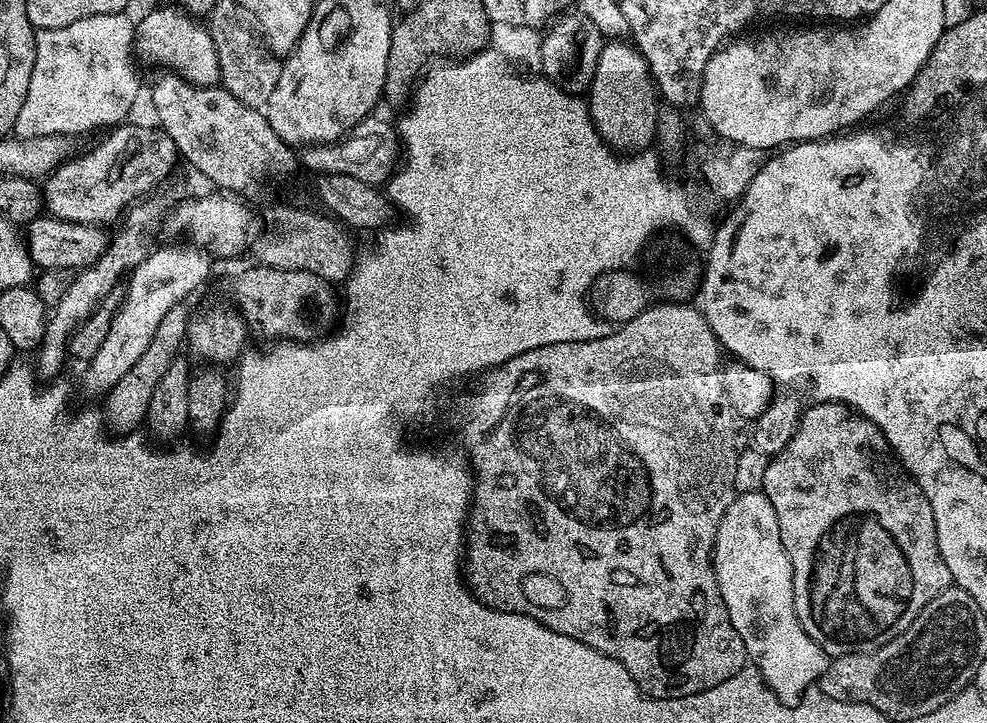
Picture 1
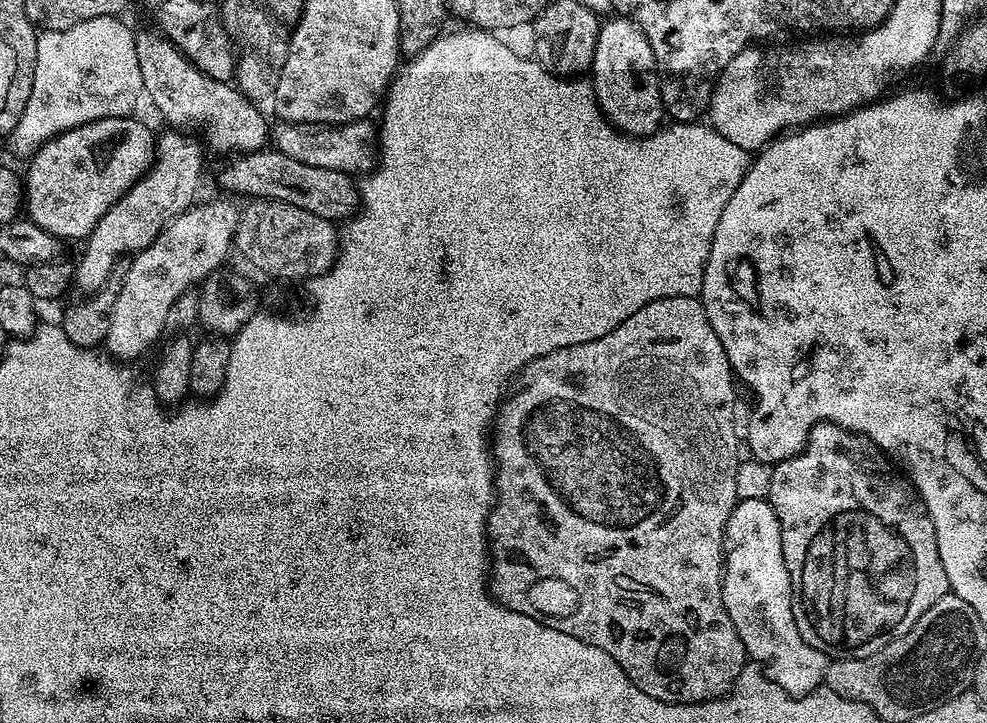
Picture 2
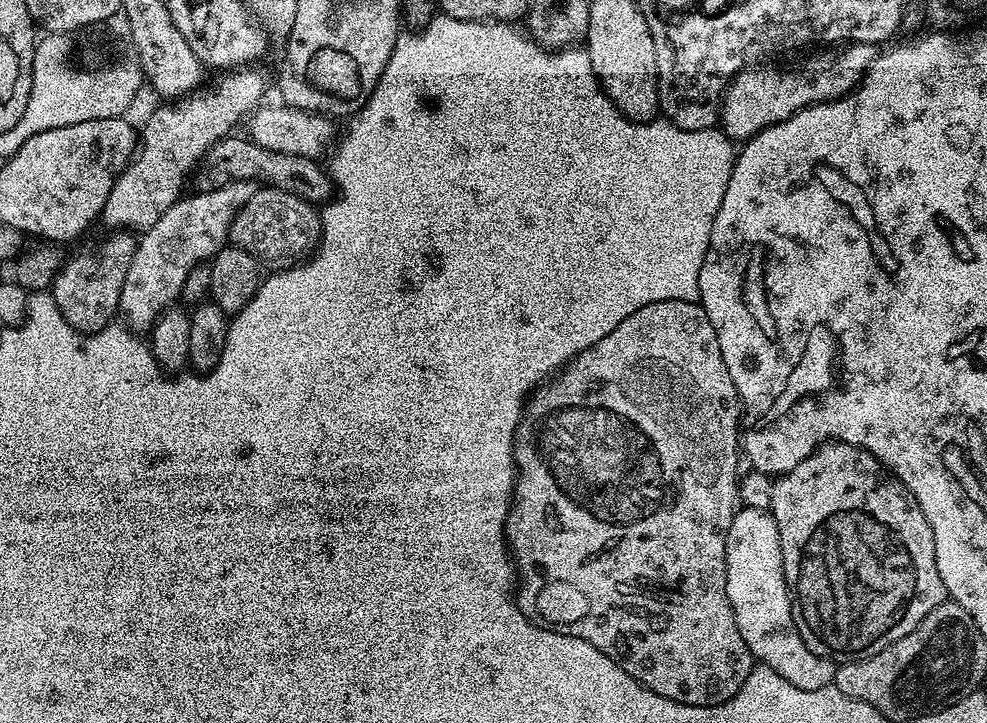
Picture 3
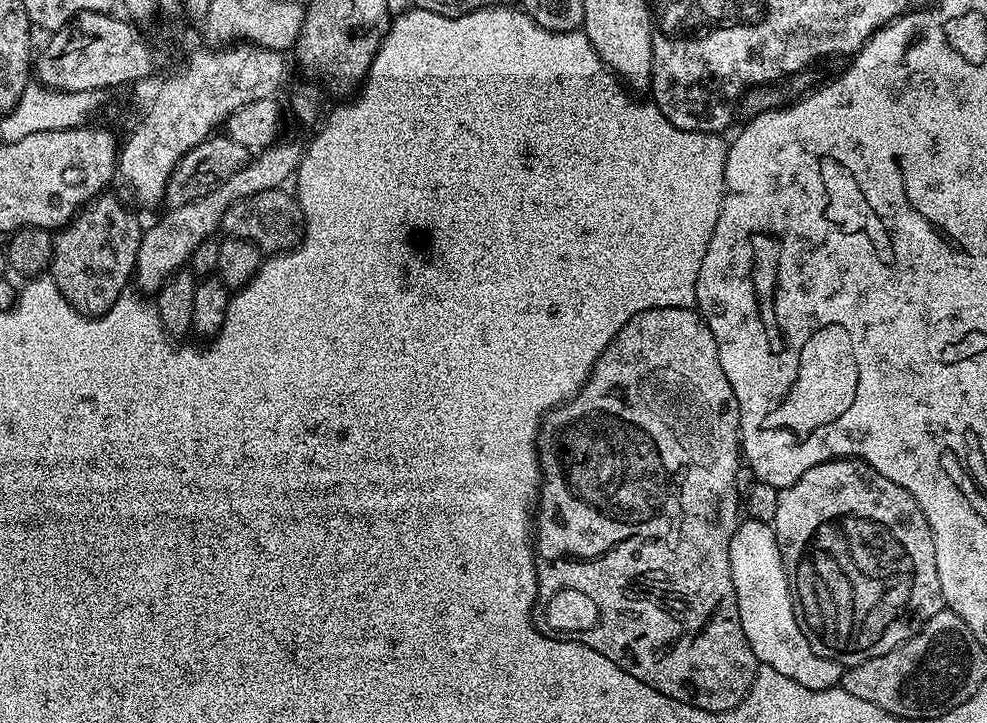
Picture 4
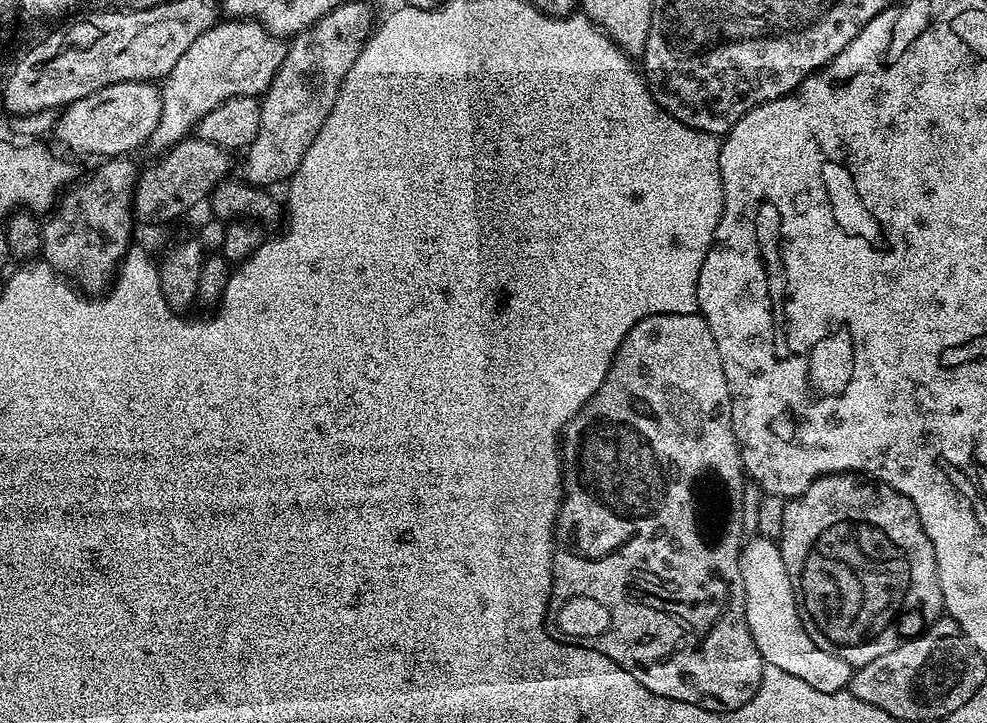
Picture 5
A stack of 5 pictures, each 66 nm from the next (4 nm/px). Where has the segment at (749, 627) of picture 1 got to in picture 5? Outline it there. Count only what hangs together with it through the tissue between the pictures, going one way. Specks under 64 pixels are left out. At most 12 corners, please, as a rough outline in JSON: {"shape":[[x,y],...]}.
{"shape":[[779,543],[740,549],[746,622],[765,664],[845,691],[852,664],[814,646]]}

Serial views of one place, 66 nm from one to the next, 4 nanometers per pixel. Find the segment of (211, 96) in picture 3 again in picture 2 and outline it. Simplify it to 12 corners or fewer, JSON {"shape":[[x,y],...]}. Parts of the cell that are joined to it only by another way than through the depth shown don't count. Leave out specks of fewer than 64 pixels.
{"shape":[[164,130],[148,171],[94,226],[74,284],[96,294],[192,207],[201,141]]}

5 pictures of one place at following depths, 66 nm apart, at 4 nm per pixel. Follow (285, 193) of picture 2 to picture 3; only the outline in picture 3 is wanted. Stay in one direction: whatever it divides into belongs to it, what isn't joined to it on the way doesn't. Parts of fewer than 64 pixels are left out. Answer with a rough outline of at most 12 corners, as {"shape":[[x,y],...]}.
{"shape":[[225,136],[200,159],[196,192],[239,180],[298,195],[334,195],[317,161]]}

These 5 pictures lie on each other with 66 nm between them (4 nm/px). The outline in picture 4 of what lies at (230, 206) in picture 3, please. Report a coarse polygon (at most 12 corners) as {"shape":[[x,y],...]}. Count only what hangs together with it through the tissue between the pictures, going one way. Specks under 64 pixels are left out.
{"shape":[[274,143],[209,196],[143,229],[134,273],[159,292],[229,206],[295,177],[301,145]]}

